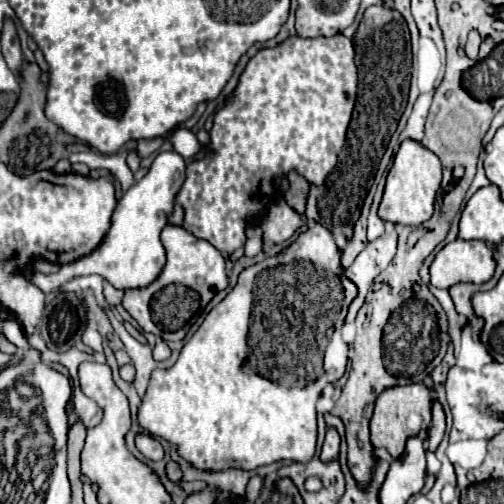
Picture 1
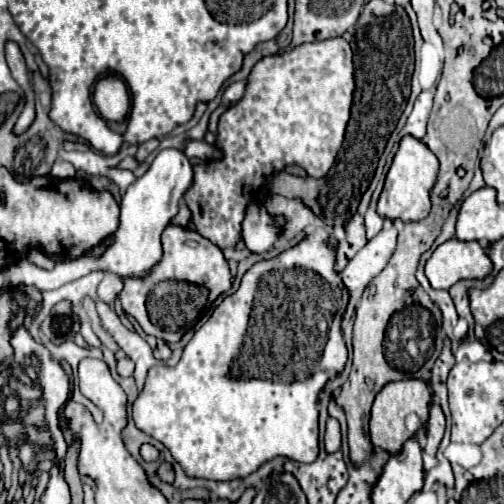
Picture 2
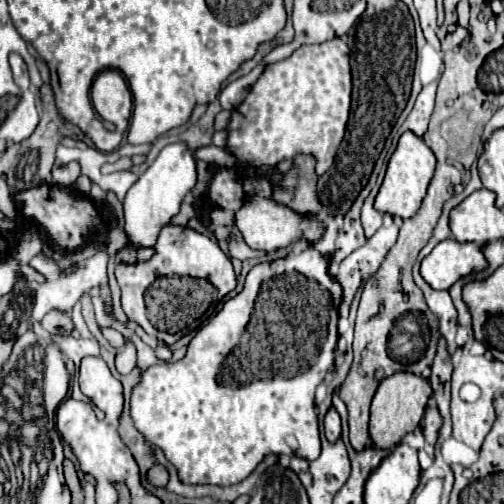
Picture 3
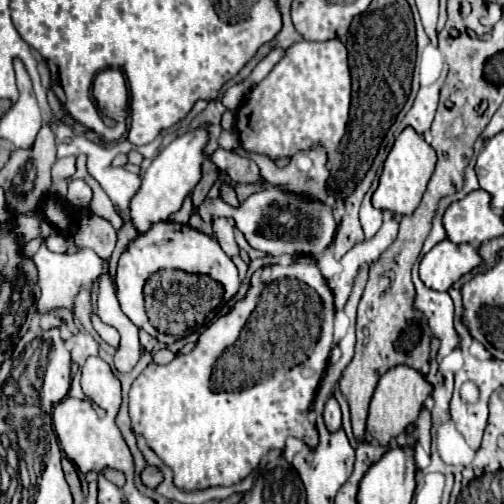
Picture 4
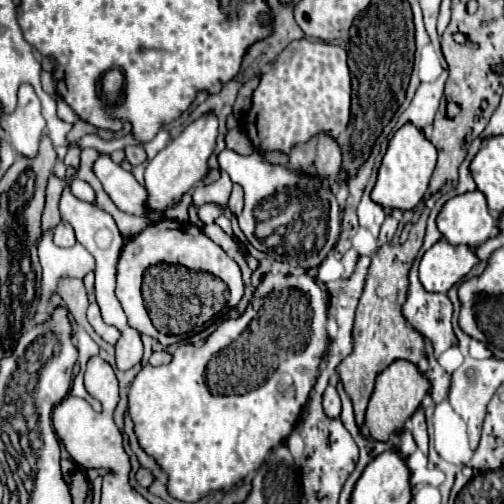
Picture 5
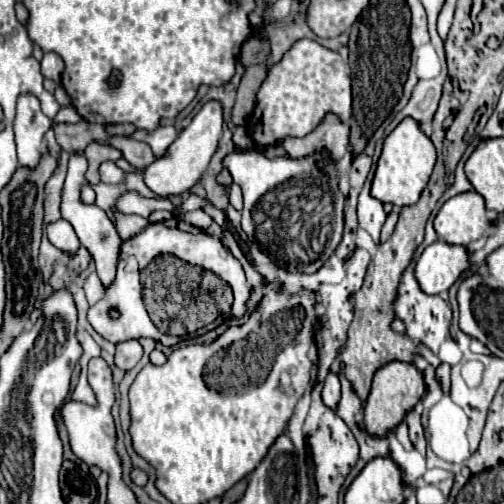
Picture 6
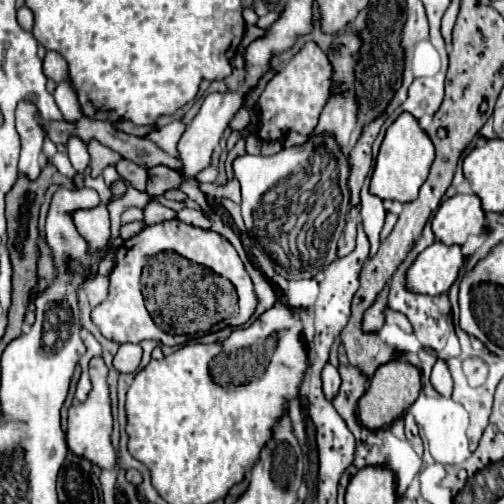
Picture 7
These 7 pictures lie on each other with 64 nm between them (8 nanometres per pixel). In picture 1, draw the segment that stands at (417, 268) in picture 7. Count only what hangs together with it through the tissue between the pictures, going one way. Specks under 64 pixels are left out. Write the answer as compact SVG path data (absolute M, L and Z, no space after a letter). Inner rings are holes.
M482 240L448 242L430 264L430 282L436 288L450 288L458 282L482 284L494 274L492 250Z

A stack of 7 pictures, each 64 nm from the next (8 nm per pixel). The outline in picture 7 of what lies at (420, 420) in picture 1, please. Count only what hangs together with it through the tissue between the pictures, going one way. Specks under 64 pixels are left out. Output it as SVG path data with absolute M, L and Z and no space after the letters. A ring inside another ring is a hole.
M390 360L374 372L370 386L366 388L364 396L358 400L358 418L370 430L380 430L382 426L390 426L418 398L420 390L422 382L418 368L406 360Z

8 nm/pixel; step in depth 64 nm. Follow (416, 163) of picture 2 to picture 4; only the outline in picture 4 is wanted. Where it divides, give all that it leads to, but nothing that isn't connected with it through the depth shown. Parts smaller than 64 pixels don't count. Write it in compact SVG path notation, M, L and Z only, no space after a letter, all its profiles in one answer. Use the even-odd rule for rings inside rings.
M406 126L396 138L384 162L380 184L372 196L372 204L380 210L390 210L394 214L412 214L418 208L422 194L426 192L426 184L434 172L434 166L436 166L434 148L414 128Z

